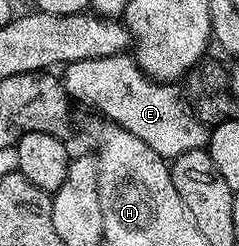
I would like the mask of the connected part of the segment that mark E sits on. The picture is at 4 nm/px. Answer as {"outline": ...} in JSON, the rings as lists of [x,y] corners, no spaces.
{"outline":[[[131,53],[67,63],[62,70],[62,81],[73,103],[85,102],[100,113],[97,115],[126,128],[126,132],[134,132],[138,140],[150,144],[165,160],[208,145],[209,127],[197,118],[183,93],[175,85],[155,82],[143,74]]]}

